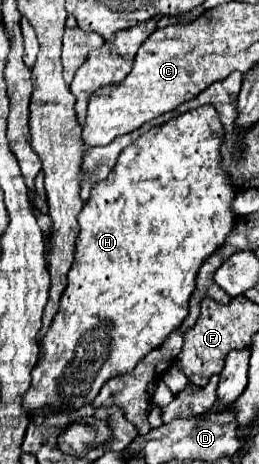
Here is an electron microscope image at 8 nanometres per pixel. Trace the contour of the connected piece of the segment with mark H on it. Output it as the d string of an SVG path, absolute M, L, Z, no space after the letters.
M208 105L198 107L192 111L186 111L184 115L170 119L164 125L156 125L148 133L140 135L138 141L134 141L134 145L130 145L130 147L126 147L126 151L122 151L122 155L118 157L110 175L106 179L94 183L94 187L90 191L90 199L84 203L84 209L78 215L80 233L76 239L74 263L72 263L72 269L68 271L68 285L60 299L60 309L54 315L50 329L46 331L46 335L40 341L42 357L38 359L36 369L32 371L32 385L26 391L26 397L22 397L22 405L26 407L28 415L32 415L34 411L40 411L40 409L52 409L52 411L60 413L66 409L80 409L80 407L92 403L108 379L130 373L144 355L148 355L152 349L160 347L164 343L164 339L172 331L176 331L178 325L184 321L184 317L188 315L188 301L194 291L194 279L196 279L198 267L206 261L206 257L210 257L224 243L226 235L232 231L234 221L236 221L236 215L230 209L230 205L236 197L236 189L232 187L232 179L220 167L220 145L222 145L222 123L218 121L218 113L214 111L214 107L208 107Z

